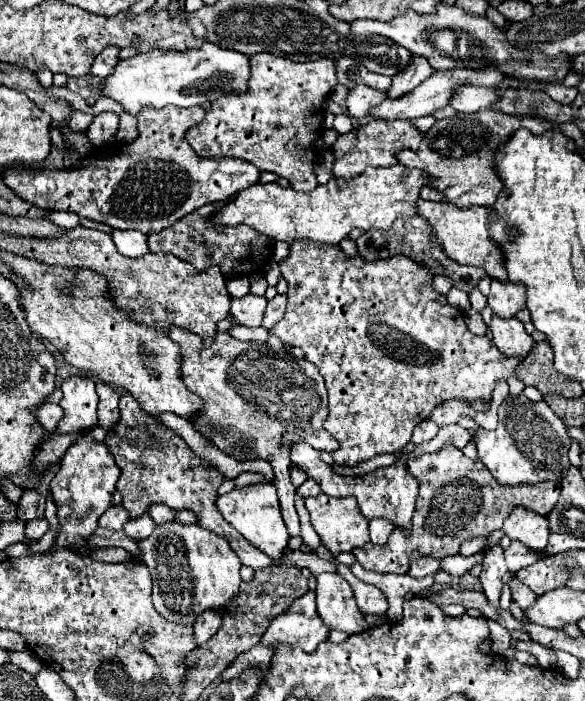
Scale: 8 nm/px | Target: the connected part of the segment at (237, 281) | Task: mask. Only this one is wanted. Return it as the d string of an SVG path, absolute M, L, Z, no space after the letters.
M247 276L232 277L226 281L226 287L231 297L240 298L249 292L249 278Z

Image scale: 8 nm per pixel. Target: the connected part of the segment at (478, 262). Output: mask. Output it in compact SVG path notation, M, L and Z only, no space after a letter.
M418 200L416 208L418 208L418 216L424 216L428 220L428 224L432 226L432 232L436 234L436 240L442 244L442 250L450 260L454 260L458 264L484 268L484 272L492 280L508 282L502 252L496 248L496 244L488 236L488 224L492 222L492 216L496 216L496 212L492 212L484 206L462 210L462 208L444 204L444 202L428 202L428 200Z

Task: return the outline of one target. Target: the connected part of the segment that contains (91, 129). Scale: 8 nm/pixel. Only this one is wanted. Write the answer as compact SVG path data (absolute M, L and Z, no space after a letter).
M102 112L94 116L92 124L86 130L86 136L94 146L100 148L116 138L116 130L118 130L118 116L114 112Z

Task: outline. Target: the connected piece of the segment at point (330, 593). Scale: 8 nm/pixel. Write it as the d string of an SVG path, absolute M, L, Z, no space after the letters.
M336 572L318 574L316 604L320 618L332 630L344 630L348 634L356 634L368 628L366 620L362 618L356 606L350 584Z

